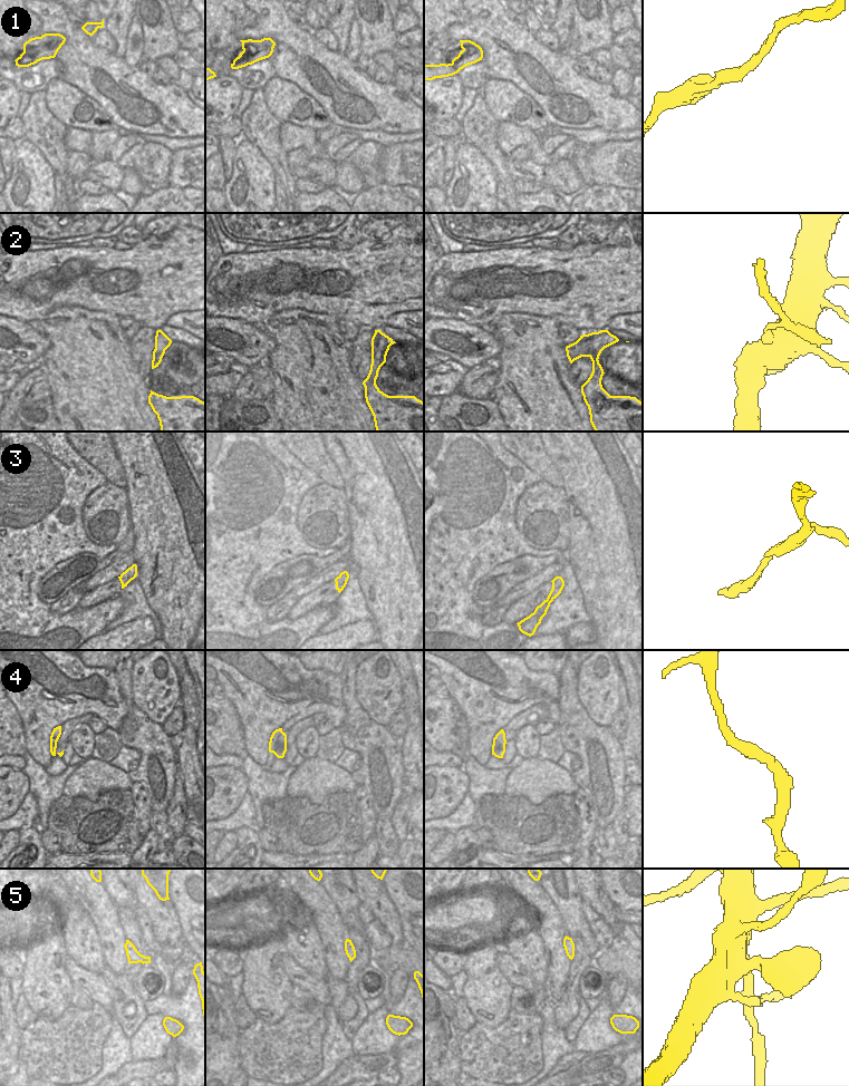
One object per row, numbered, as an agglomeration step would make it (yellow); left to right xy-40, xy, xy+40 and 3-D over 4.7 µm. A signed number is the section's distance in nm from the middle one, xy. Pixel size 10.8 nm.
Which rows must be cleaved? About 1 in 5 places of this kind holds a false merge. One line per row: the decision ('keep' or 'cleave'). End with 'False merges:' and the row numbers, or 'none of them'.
1: keep
2: cleave
3: keep
4: keep
5: keep
False merges: 2

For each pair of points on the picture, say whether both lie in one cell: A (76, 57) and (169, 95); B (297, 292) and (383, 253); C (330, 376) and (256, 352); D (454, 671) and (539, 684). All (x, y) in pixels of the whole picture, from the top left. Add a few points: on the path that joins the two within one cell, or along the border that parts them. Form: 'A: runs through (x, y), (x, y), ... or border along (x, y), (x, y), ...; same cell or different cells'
A: runs through (99, 66), (115, 78), (121, 78), (145, 95); same cell
B: runs through (318, 287), (322, 282), (354, 282), (362, 274); same cell
C: border along (263, 330), (275, 342), (275, 349), (267, 360); different cells
D: runs through (475, 679), (495, 688), (518, 688); same cell

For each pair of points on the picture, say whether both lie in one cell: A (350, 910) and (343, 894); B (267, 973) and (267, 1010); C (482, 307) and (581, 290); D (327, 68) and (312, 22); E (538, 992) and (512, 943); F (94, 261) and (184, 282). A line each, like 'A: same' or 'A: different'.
A: same
B: same
C: same
D: different
E: same
F: same

